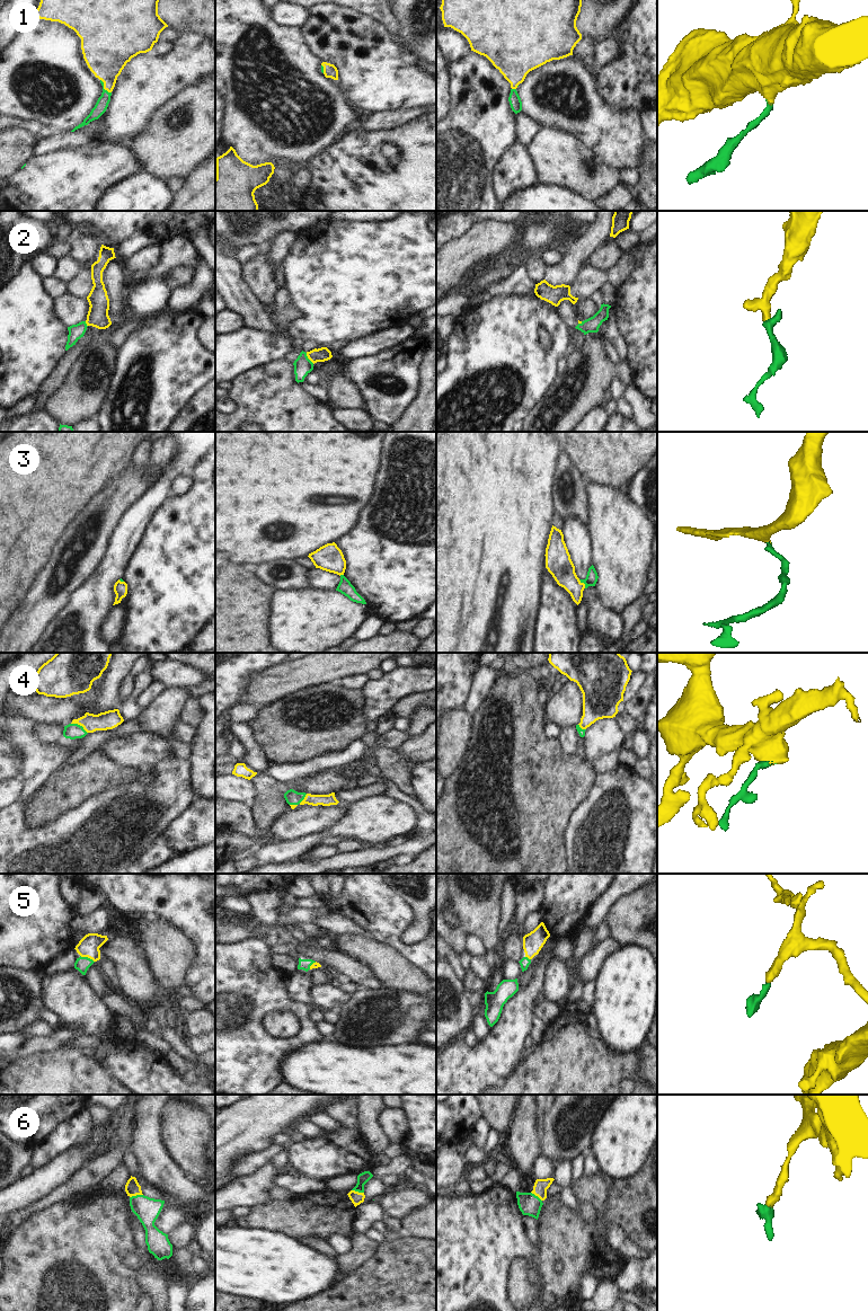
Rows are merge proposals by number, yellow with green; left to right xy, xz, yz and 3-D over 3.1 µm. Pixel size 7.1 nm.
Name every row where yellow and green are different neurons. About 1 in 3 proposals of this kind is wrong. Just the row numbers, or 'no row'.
2

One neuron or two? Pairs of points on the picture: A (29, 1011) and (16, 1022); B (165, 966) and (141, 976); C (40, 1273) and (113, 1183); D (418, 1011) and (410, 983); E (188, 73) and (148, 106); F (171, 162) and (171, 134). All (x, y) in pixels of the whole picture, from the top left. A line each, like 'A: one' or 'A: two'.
A: one
B: two
C: two
D: two
E: one
F: one

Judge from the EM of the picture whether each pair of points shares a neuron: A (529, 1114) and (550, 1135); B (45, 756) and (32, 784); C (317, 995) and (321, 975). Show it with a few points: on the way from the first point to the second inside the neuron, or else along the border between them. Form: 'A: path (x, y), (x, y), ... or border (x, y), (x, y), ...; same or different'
A: border (540, 1131), (542, 1153); different
B: path (38, 763), (32, 771), (32, 777); same
C: border (327, 981), (312, 985); different

